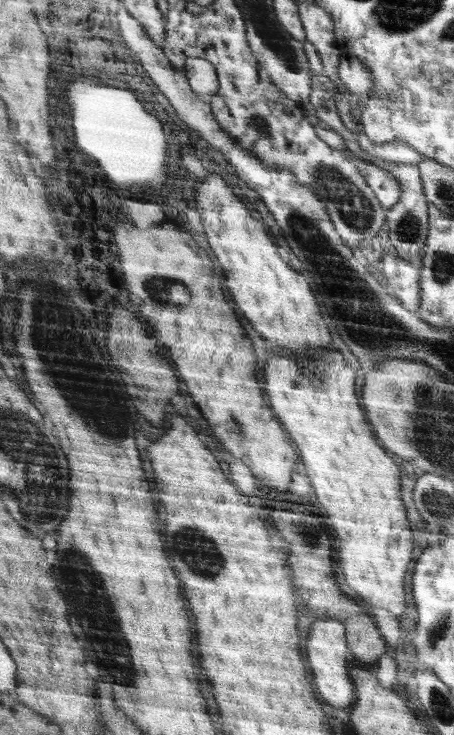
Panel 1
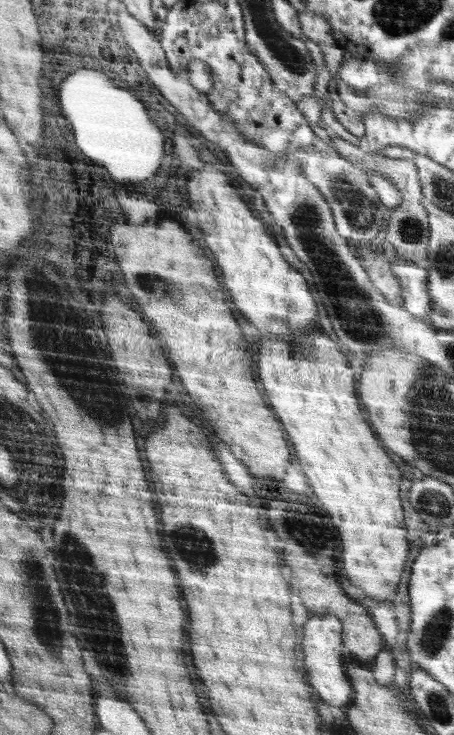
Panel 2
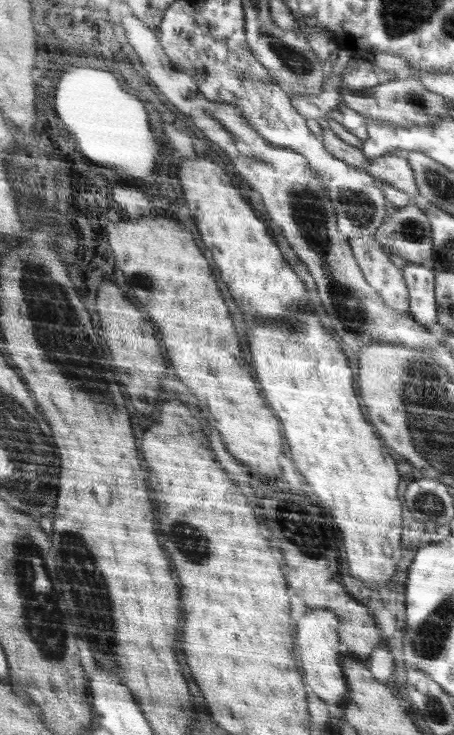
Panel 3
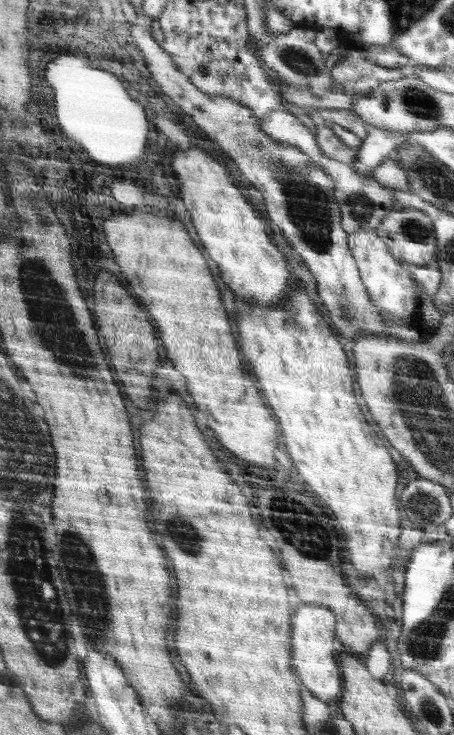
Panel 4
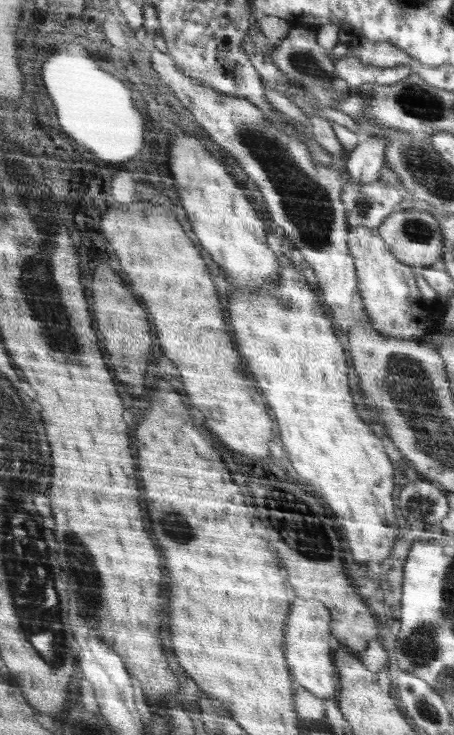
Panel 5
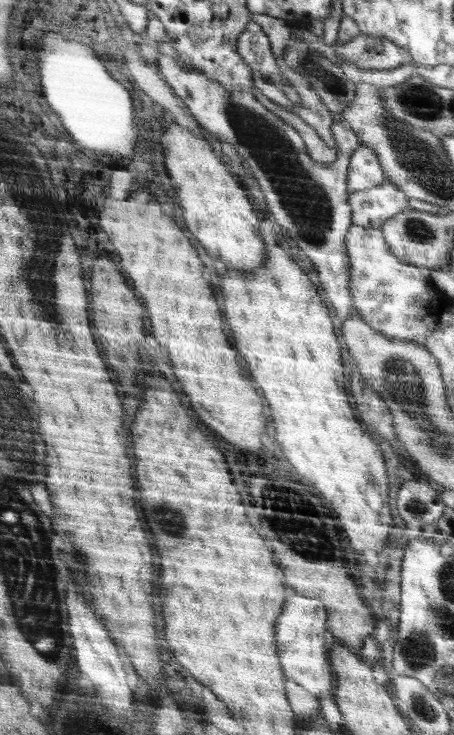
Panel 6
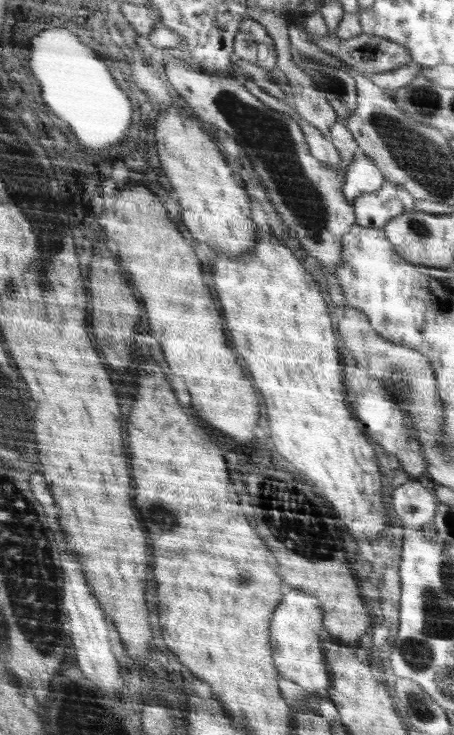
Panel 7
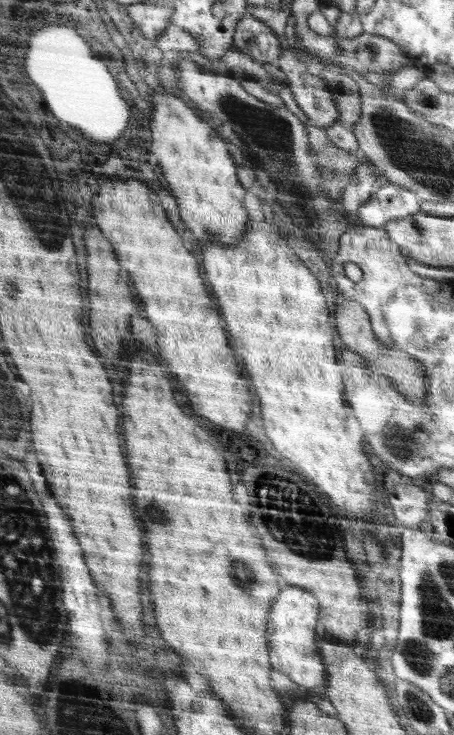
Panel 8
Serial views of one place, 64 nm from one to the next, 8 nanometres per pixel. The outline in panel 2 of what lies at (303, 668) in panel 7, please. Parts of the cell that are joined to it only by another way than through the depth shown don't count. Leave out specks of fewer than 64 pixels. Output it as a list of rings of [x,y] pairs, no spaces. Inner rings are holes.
[[[326,614],[320,616],[320,618],[310,618],[306,624],[304,624],[304,638],[302,640],[302,646],[304,646],[304,664],[306,664],[306,670],[310,672],[310,684],[314,685],[316,694],[332,704],[334,707],[344,708],[348,706],[350,698],[355,696],[352,682],[349,678],[346,678],[346,672],[344,672],[344,654],[342,654],[342,625],[344,623],[339,617]]]

